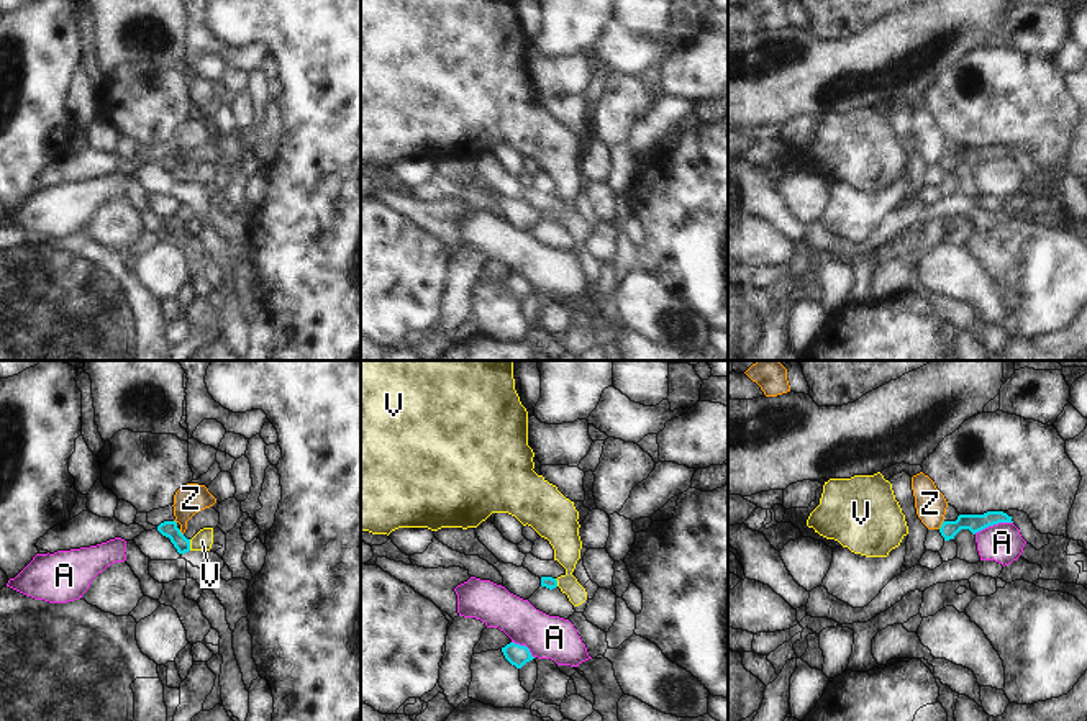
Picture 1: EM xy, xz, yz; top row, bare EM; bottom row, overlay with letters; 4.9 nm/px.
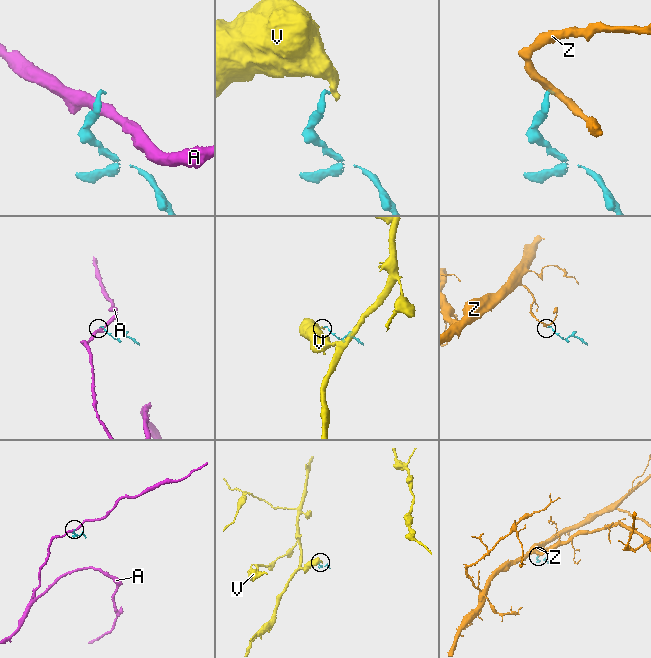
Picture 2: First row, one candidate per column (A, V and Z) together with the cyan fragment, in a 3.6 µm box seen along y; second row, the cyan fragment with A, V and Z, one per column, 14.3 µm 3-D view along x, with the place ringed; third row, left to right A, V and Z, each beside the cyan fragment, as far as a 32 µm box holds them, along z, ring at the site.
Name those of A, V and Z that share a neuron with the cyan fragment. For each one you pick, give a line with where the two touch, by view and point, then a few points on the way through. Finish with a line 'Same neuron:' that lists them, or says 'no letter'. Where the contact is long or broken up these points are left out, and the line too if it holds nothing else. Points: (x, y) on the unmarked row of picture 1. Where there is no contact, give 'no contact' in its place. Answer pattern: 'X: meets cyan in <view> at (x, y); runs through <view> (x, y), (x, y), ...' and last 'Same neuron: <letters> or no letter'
Same neuron: no letter

